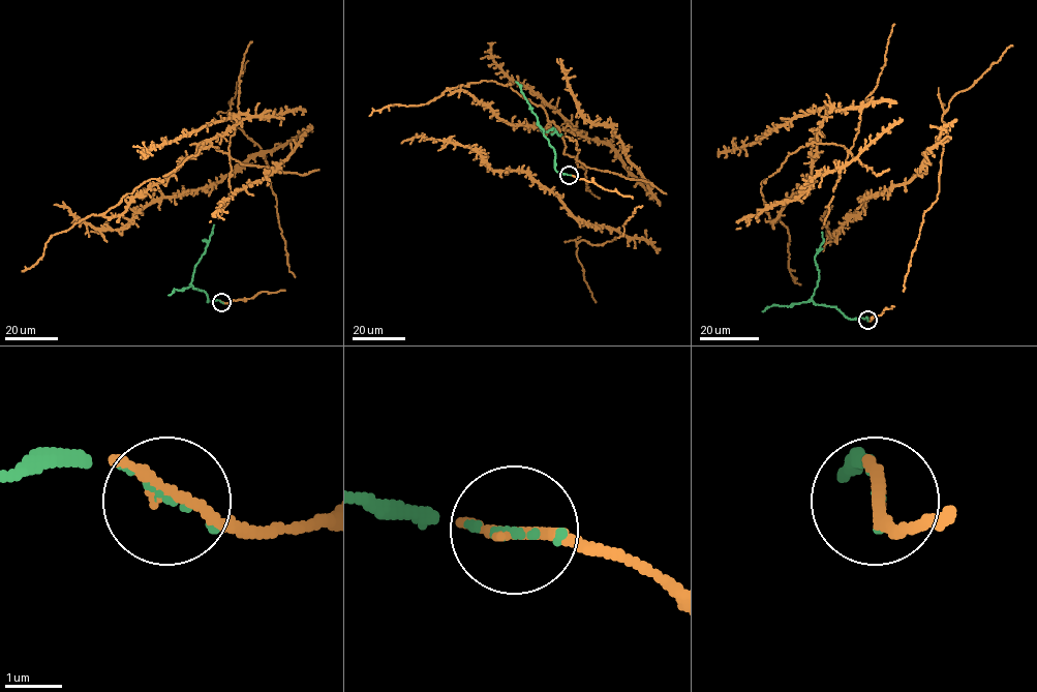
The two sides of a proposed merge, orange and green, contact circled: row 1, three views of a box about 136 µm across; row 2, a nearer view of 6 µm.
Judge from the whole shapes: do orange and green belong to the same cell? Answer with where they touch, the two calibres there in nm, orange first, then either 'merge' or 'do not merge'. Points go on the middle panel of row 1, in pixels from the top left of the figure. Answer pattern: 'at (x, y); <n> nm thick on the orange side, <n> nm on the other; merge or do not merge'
at (569, 175); 280 nm thick on the orange side, 90 nm on the other; merge

